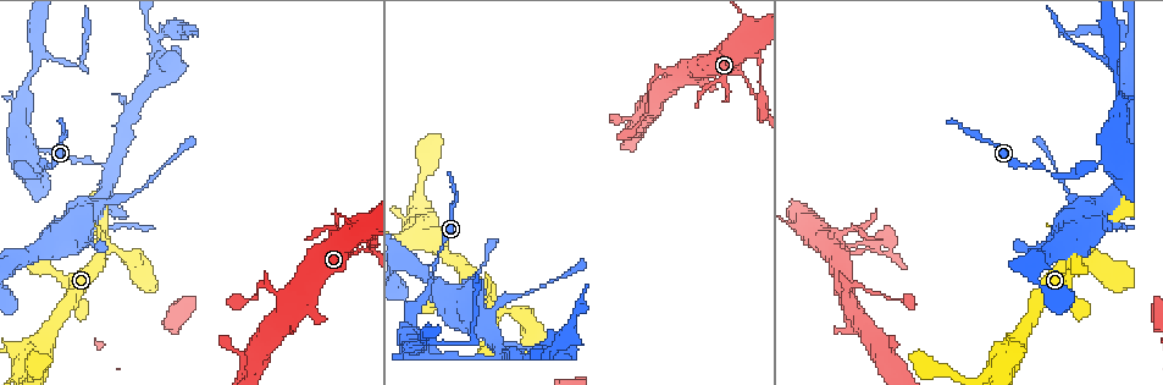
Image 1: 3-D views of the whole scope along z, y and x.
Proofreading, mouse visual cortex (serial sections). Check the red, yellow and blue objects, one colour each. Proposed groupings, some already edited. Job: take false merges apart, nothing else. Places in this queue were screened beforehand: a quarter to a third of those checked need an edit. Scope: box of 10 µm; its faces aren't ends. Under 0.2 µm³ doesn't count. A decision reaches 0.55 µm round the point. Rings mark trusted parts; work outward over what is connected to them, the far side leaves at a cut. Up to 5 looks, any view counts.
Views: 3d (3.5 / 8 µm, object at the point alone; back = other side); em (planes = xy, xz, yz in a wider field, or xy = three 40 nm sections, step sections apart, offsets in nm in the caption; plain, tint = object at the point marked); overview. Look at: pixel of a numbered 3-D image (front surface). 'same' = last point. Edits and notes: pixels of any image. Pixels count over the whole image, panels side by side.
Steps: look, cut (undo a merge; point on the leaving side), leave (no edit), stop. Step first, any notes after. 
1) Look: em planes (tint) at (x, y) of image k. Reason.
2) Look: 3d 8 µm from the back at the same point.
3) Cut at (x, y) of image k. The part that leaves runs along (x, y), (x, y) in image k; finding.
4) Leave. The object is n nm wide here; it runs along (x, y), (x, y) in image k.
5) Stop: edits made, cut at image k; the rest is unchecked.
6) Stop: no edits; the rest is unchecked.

Look: 3d 3.5 µm at (122, 254) of image 1. Thin neck.

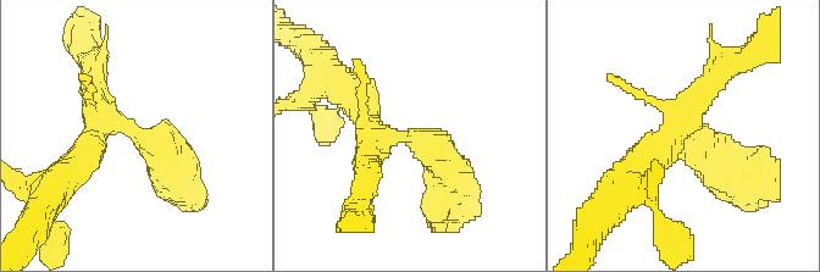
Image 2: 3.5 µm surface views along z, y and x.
Look: em xy step 2 (tint) at (408, 134) of image 2. Now the EM.

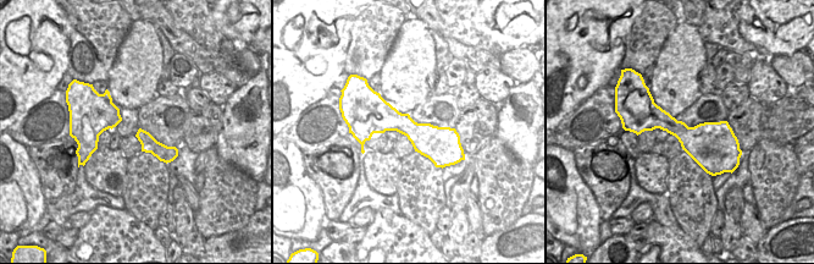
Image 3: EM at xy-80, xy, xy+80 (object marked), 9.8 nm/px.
Leave. The object is 320 nm wide here; it runs along (356, 100), (447, 182) in image 2; all the same cell.

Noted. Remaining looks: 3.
Look: 3d 8 µm at (37, 154) of image 1. Narrows sharply.

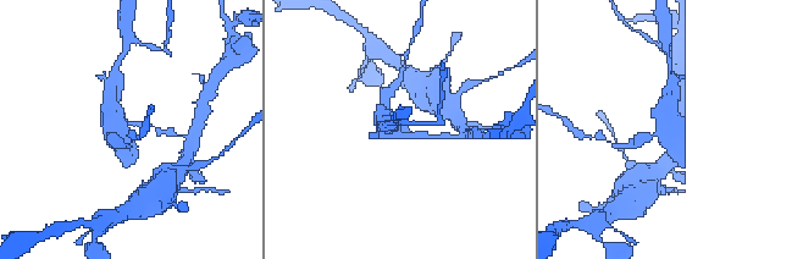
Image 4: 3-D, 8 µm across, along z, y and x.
Look: em planes (tint) at the same point. Need the tissue.

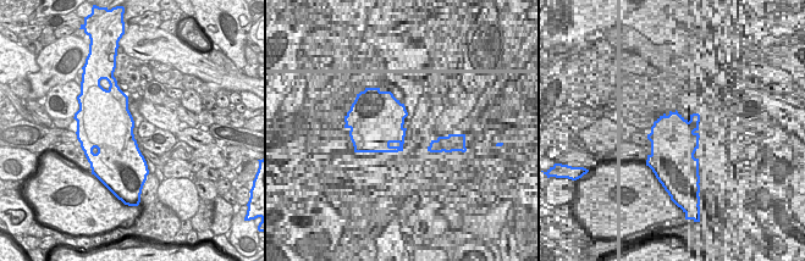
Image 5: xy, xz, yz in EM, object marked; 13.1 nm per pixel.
Leave. It runs along (387, 94), (389, 122), (420, 133) in image 4; all the same cell.

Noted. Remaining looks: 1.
Stop: no edits; the rest is unchecked.

